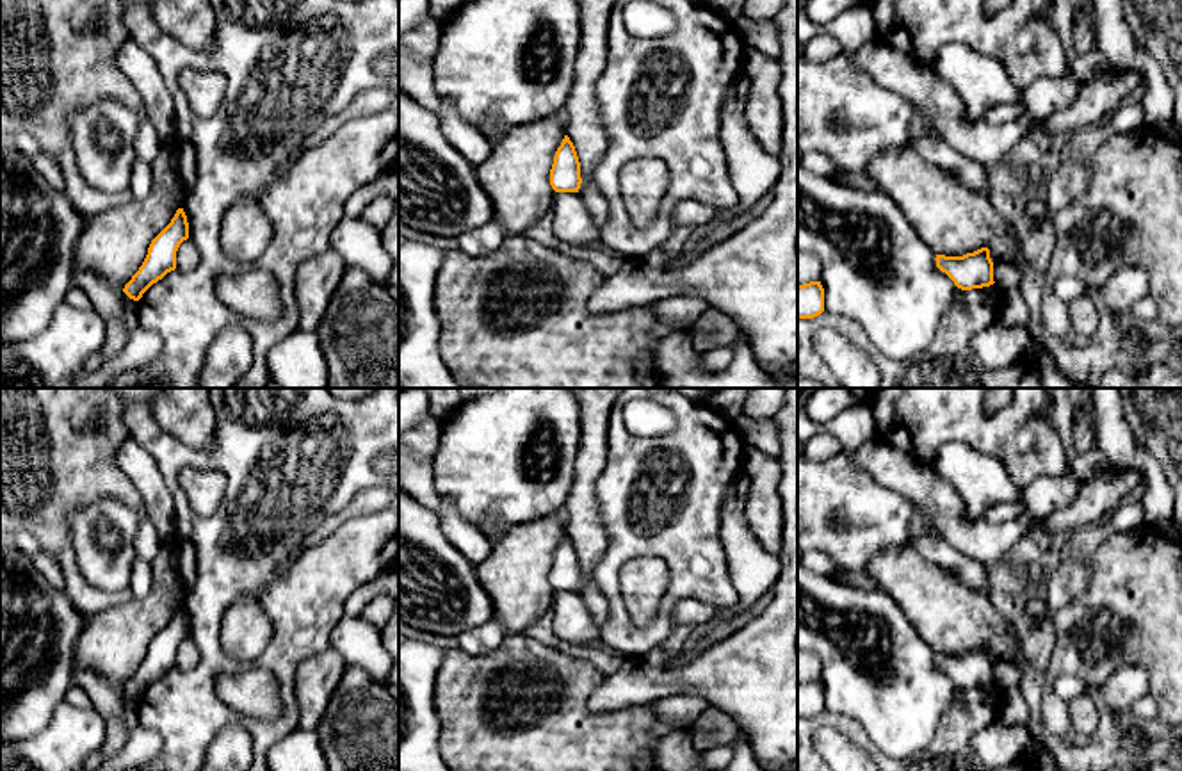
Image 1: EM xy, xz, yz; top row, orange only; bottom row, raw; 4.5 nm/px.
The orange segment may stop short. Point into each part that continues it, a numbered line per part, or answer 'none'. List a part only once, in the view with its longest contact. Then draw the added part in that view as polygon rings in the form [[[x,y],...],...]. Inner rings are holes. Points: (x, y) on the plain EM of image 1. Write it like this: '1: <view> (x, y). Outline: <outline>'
none

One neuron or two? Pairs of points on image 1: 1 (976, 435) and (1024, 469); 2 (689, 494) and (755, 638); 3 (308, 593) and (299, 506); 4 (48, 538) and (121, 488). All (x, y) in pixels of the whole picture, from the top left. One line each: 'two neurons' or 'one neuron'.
1: one neuron
2: two neurons
3: one neuron
4: one neuron

